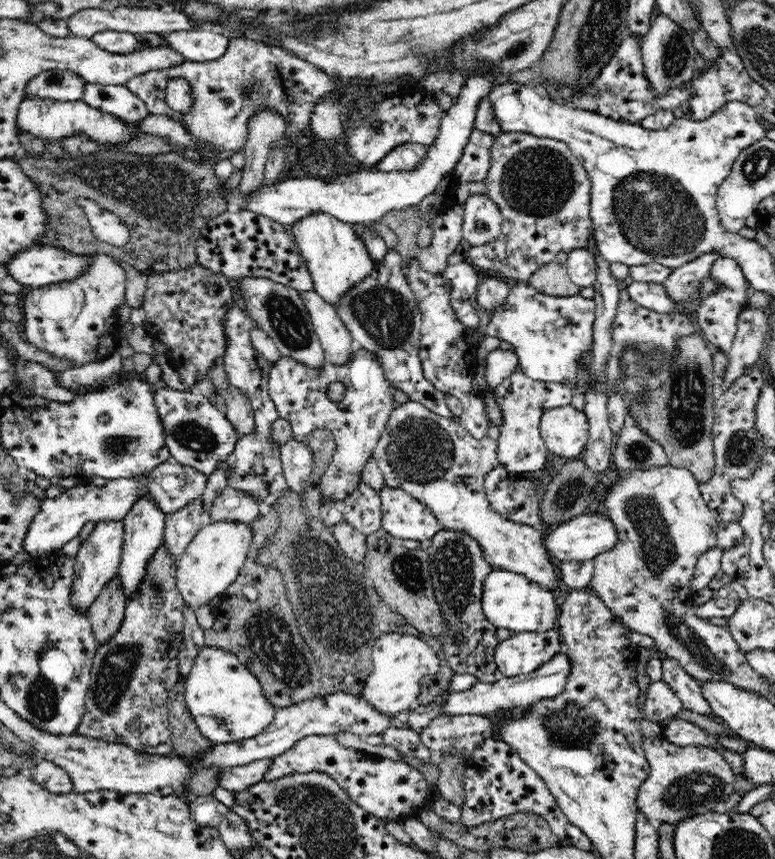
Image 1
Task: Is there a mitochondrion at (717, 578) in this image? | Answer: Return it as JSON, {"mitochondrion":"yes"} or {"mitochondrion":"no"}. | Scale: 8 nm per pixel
{"mitochondrion":"no"}

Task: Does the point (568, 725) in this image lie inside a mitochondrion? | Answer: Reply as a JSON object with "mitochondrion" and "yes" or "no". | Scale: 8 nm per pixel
{"mitochondrion":"yes"}

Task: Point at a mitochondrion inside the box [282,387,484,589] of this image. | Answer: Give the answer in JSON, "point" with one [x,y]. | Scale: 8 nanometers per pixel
{"point":[419,451]}

